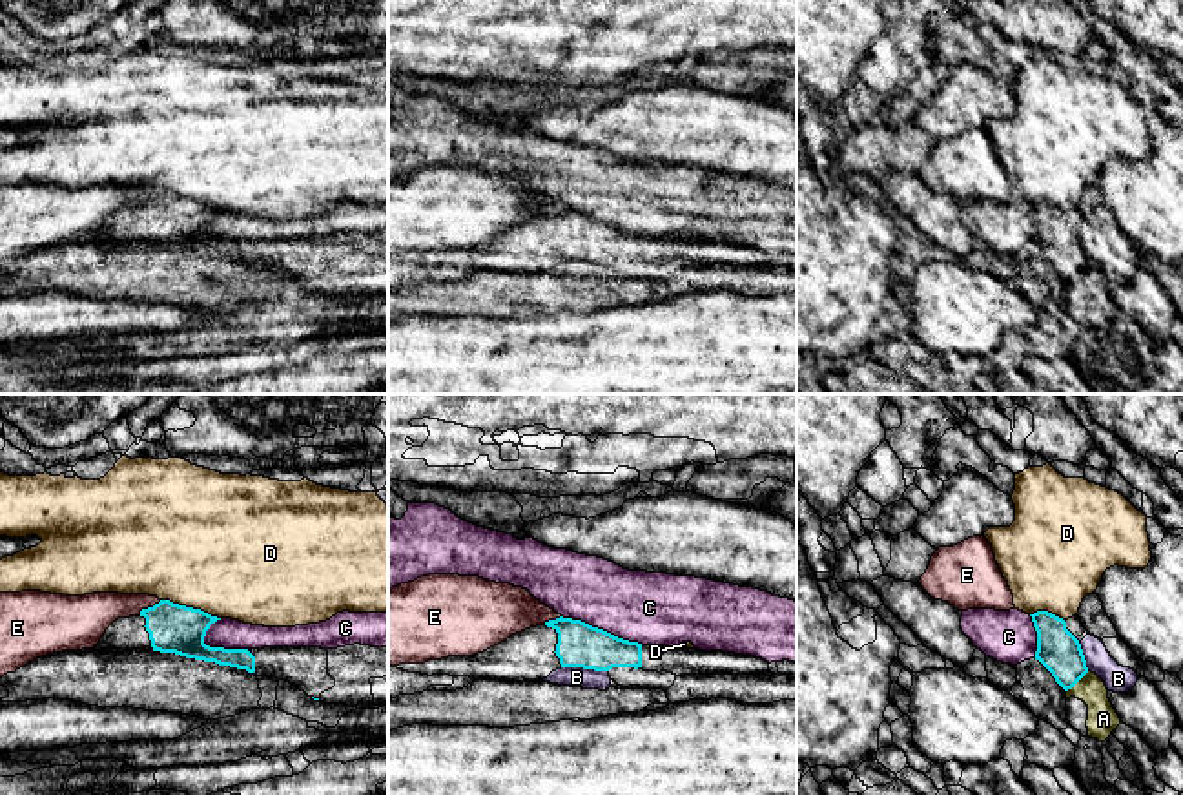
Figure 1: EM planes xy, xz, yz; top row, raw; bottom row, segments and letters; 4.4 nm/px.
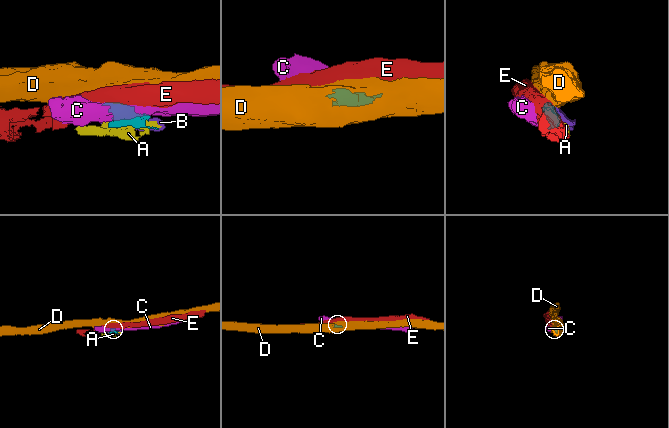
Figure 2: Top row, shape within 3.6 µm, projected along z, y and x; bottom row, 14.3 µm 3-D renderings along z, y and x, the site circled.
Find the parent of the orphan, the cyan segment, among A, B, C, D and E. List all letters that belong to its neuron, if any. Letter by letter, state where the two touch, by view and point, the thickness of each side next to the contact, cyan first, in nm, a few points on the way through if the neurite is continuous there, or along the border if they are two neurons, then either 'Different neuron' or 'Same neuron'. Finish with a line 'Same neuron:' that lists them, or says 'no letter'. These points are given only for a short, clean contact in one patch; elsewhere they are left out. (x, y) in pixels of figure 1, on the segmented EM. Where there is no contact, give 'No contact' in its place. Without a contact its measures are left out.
A: Touches cyan at yz (1076, 682). Thickness 190 nm (cyan) against 130 nm. Different neuron
B: Touches cyan at xz (586, 668). Thickness 190 nm (cyan) against 100 nm. Different neuron
C: Touches cyan at xz (602, 629). Thickness 190 nm (cyan) against 320 nm. Different neuron
D: Touches cyan at xy (190, 608). Thickness 220 nm (cyan) against 500 nm. Different neuron
E: Touches cyan at xy (150, 608). Thickness 220 nm (cyan) against 180 nm. Boundary: xy (161, 600), (139, 613). Different neuron
Same neuron: no letter

